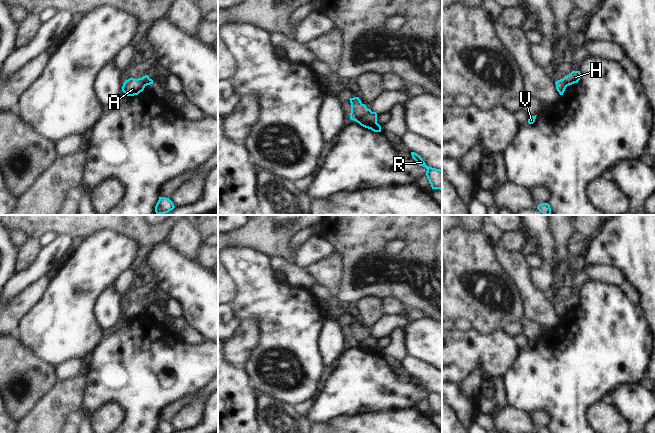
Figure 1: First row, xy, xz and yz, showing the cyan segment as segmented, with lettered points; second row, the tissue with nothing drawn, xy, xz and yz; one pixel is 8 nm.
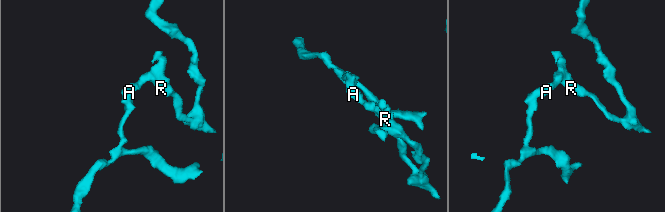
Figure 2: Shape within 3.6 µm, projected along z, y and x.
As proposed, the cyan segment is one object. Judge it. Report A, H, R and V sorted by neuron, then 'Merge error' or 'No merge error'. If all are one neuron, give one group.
Groups: A V / H R. Merge error.

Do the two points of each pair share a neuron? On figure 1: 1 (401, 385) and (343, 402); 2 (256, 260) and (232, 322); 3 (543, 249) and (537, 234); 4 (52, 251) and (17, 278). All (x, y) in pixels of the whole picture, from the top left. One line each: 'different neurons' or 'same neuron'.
1: same neuron
2: different neurons
3: same neuron
4: same neuron

